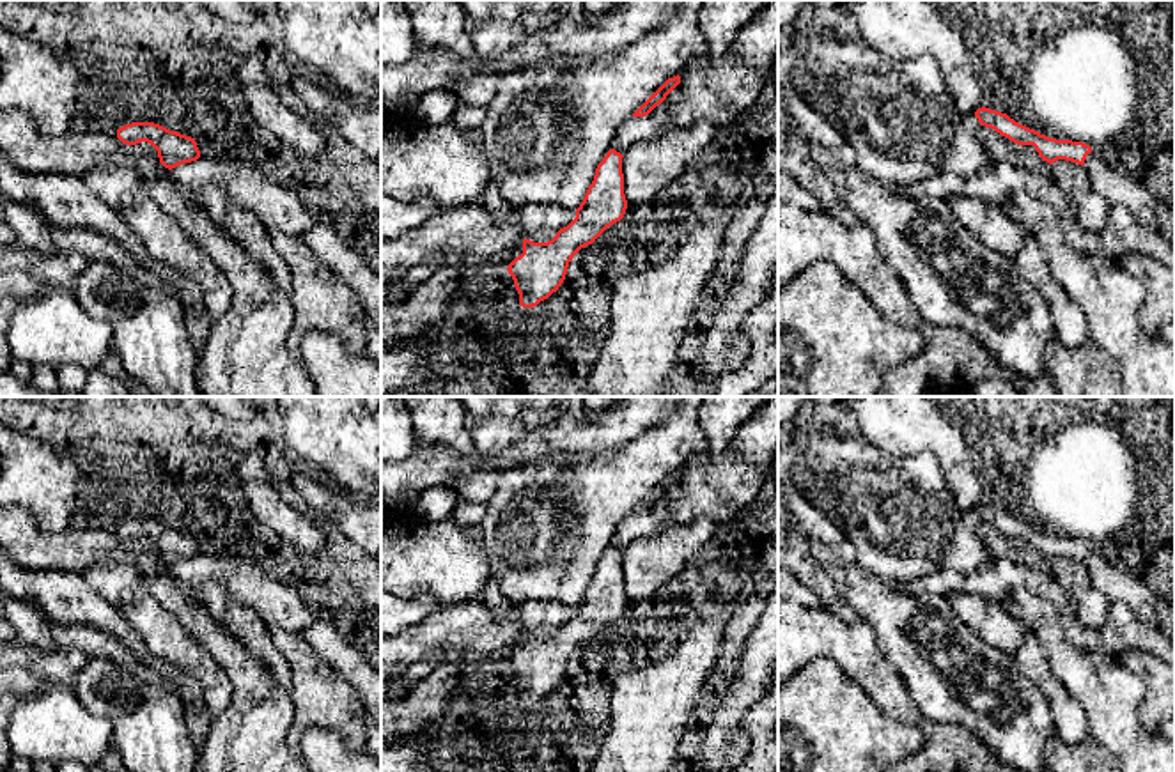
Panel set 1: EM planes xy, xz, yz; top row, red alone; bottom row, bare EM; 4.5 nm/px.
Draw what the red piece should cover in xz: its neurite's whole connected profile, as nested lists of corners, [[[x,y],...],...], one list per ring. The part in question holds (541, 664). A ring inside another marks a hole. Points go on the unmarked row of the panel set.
[[[615,545],[608,547],[576,606],[576,614],[560,625],[551,637],[523,636],[523,650],[507,664],[523,705],[533,705],[556,689],[565,676],[572,653],[624,614],[627,597],[622,554]]]

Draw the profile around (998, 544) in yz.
[[[980,522],[978,533],[992,556],[1005,556],[1044,575],[1051,575],[1051,561],[1039,552],[1033,542],[1017,542],[985,522]]]

